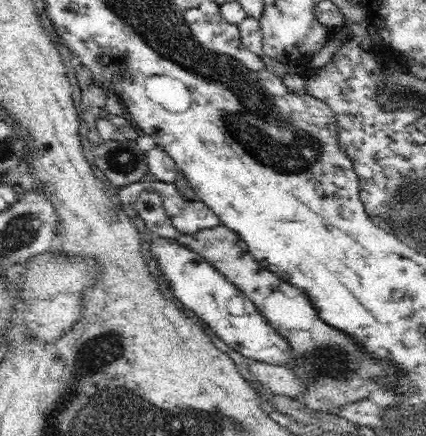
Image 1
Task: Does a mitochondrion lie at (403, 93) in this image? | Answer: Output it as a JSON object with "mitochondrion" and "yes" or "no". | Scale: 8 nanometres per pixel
{"mitochondrion":"yes"}

